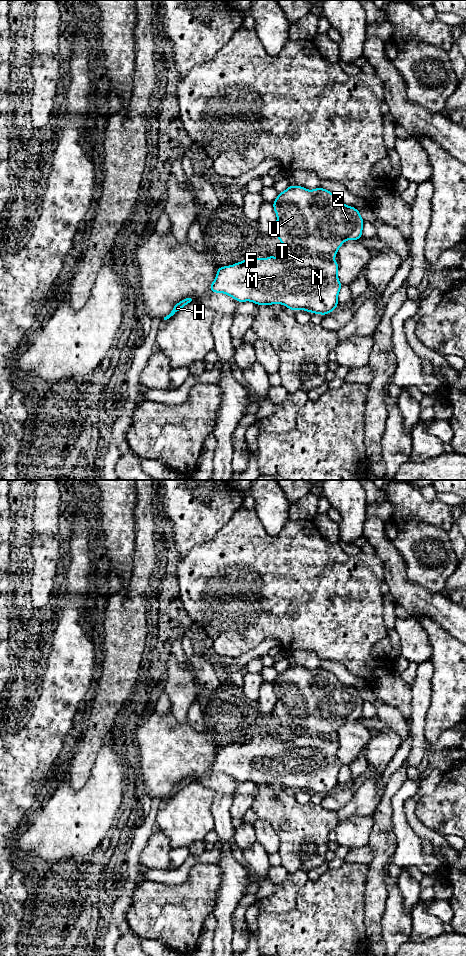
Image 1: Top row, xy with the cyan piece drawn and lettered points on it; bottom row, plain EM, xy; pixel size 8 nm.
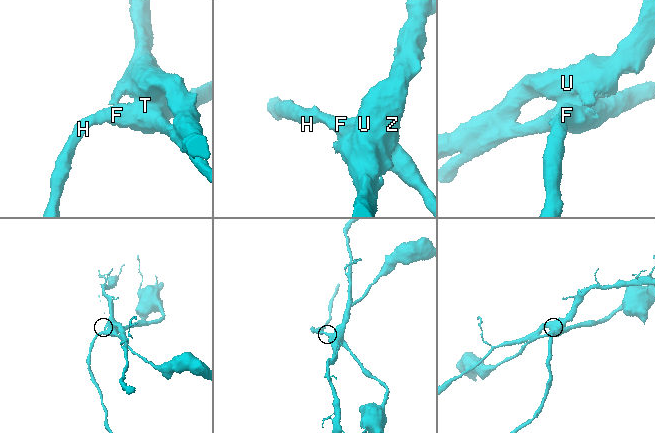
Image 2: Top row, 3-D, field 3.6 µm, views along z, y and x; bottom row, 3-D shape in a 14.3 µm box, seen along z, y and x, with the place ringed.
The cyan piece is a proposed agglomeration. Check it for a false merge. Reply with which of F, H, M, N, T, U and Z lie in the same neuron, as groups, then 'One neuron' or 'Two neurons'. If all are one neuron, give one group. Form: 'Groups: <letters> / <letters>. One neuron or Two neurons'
Groups: F H M N T / U Z. Two neurons

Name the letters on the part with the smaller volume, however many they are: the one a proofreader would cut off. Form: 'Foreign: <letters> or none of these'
Foreign: U, Z

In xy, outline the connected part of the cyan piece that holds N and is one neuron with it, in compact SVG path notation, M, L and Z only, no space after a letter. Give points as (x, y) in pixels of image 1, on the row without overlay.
M290 665L278 674L275 682L278 690L282 686L286 689L301 688L308 695L301 708L294 712L293 718L279 718L284 725L282 735L280 737L269 735L267 739L244 739L231 746L219 747L210 770L227 774L238 782L252 781L256 785L279 783L291 791L305 790L324 796L338 787L337 778L343 764L339 762L337 756L339 744L333 739L343 723L331 719L316 725L313 731L299 731L296 728L296 720L314 701L314 687L308 678L308 670L302 666Z

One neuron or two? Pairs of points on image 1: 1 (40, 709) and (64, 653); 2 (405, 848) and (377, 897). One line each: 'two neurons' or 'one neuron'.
1: two neurons
2: two neurons

